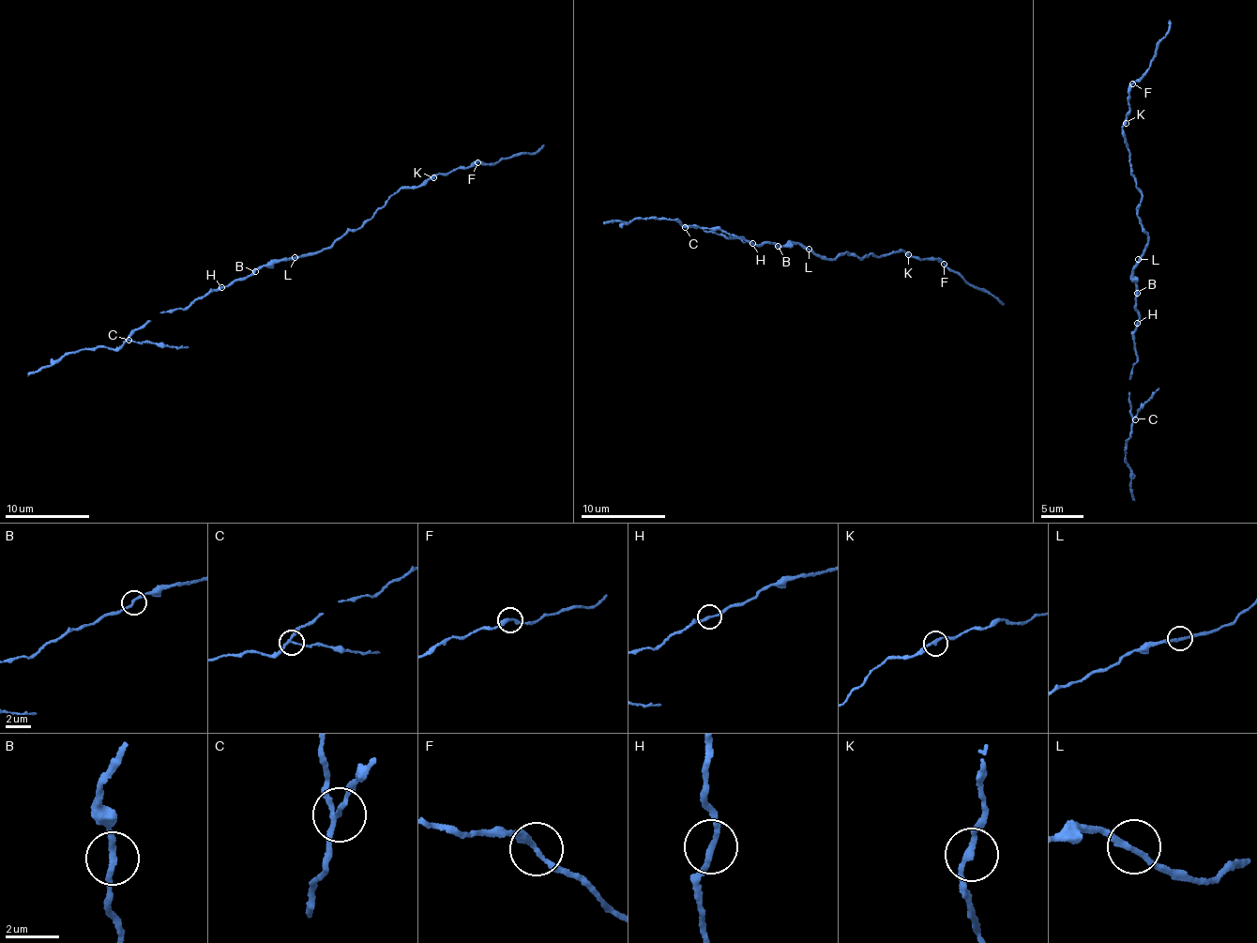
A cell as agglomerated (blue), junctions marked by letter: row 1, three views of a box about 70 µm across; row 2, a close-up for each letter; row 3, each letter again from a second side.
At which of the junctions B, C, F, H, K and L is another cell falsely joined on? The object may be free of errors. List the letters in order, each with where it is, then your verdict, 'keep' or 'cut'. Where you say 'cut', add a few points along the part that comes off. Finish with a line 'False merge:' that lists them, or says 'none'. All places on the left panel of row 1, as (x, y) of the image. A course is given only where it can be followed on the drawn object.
B: at (255, 271); keep
C: at (128, 340); cut; foreign part runs (128, 341), (189, 345)
F: at (477, 162); keep
H: at (221, 287); keep
K: at (433, 177); keep
L: at (295, 257); keep
False merge: C

